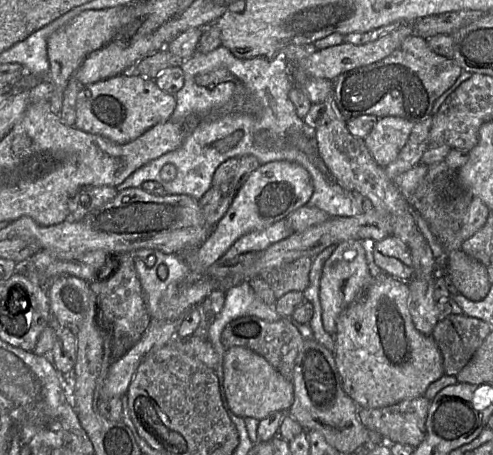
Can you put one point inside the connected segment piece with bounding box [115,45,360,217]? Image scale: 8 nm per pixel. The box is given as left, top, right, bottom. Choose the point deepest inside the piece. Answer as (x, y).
(212, 141)

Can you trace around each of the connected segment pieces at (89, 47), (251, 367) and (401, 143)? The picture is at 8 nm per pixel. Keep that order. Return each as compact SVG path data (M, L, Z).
M131 5L115 6L101 10L86 10L48 38L49 80L53 84L49 103L50 109L54 114L60 115L68 80L74 75L86 57L113 41L118 31L130 21Z
M234 346L225 350L223 374L227 402L236 416L262 420L276 411L288 412L293 404L292 382L262 356L246 347Z
M393 116L379 118L363 139L374 161L382 168L392 163L406 145L414 123Z

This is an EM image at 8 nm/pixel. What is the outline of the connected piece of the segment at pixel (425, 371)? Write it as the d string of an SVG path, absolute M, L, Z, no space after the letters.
M375 270L372 283L364 296L351 303L336 321L335 364L344 392L358 408L382 408L423 396L428 386L444 375L441 352L432 335L424 335L415 328L408 299L407 282Z

